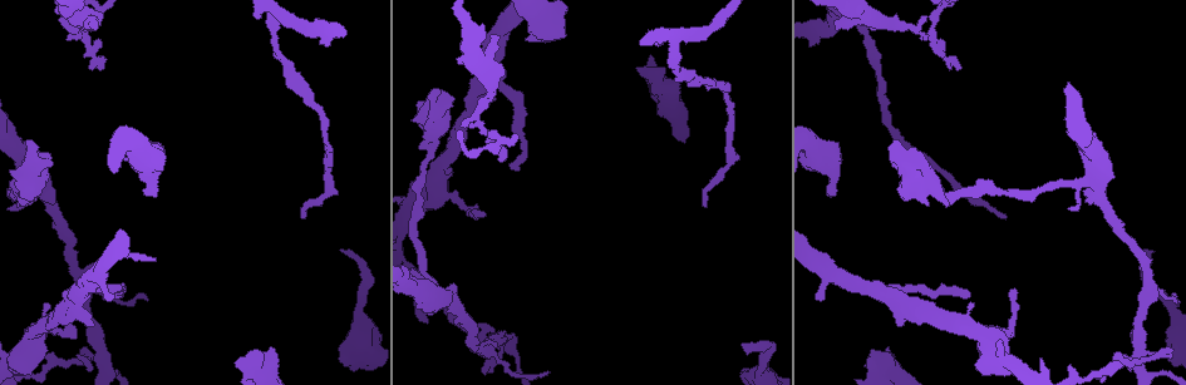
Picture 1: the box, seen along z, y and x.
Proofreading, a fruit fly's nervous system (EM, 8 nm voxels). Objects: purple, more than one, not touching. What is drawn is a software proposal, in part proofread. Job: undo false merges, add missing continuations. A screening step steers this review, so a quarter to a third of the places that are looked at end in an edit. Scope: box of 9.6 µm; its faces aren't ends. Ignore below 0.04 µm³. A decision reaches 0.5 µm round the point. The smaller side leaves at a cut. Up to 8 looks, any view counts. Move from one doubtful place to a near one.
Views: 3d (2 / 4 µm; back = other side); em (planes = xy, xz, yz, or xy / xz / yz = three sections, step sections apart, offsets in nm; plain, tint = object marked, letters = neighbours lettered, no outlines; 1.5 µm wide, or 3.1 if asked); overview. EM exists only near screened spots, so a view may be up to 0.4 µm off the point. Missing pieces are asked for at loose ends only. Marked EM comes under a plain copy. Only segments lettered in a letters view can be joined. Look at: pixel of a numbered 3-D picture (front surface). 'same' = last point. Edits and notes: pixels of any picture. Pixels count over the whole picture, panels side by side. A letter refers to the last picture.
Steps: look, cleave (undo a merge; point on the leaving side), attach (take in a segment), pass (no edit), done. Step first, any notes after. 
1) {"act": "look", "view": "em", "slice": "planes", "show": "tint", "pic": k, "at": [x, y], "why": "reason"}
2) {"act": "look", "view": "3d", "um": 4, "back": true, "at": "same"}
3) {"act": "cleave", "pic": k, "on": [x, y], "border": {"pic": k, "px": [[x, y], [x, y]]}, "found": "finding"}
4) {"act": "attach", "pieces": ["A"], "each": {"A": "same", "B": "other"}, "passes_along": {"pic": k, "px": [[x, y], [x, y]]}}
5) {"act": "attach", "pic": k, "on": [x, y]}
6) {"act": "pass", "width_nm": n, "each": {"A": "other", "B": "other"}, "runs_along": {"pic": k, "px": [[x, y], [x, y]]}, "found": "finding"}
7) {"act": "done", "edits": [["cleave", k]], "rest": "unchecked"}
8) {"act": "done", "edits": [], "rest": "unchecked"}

{"act": "look", "view": "3d", "um": 2, "pic": 1, "at": [1005, 217], "why": "end of a long branch"}

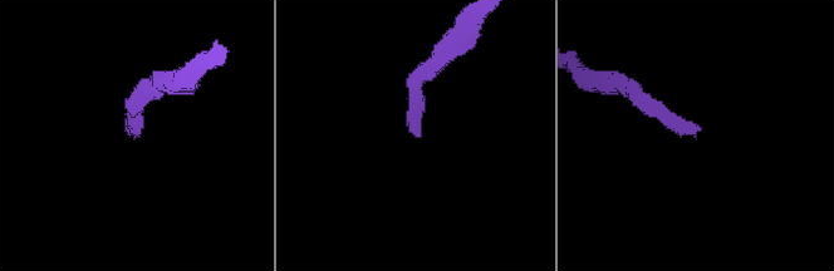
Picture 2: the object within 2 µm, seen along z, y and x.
{"act": "look", "view": "em", "slice": "planes", "show": "tint", "pic": 2, "at": [700, 129]}

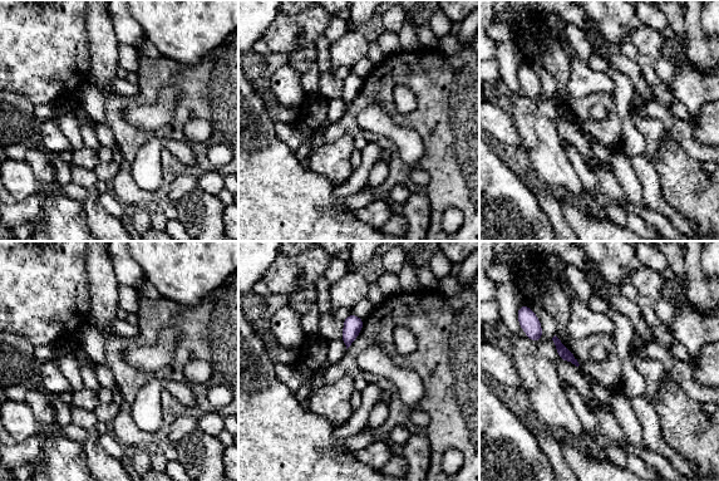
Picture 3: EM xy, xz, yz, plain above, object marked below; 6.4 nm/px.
{"act": "look", "view": "em", "slice": "planes", "show": "letters", "at": "same", "why": "what lies round it"}

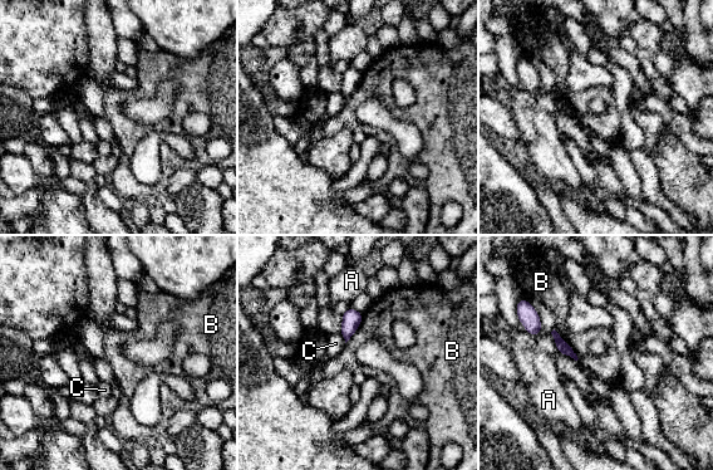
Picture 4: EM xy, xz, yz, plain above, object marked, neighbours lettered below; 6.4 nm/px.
{"act": "pass", "each": {"A": "other", "B": "other", "C": "other"}, "found": "none of them fits"}

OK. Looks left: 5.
{"act": "look", "view": "em", "slice": "xz", "step": 4, "show": "letters", "pic": 1, "at": [747, 352], "why": "an open end"}

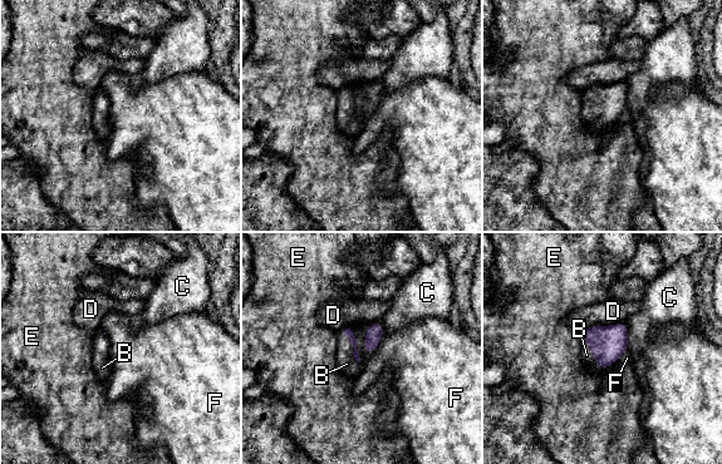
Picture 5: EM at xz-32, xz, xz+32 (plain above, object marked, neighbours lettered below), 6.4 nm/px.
{"act": "attach", "pieces": ["B"], "longest_contact_nm": ["D", 260], "each": {"B": "same", "C": "other", "D": "other", "E": "other", "F": "other"}, "passes_along": {"pic": 5, "px": [[348, 331], [352, 345], [347, 364]]}, "found": "it goes on there"}

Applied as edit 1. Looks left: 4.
{"act": "look", "view": "3d", "um": 2, "pic": 1, "at": [660, 73], "why": "free end"}

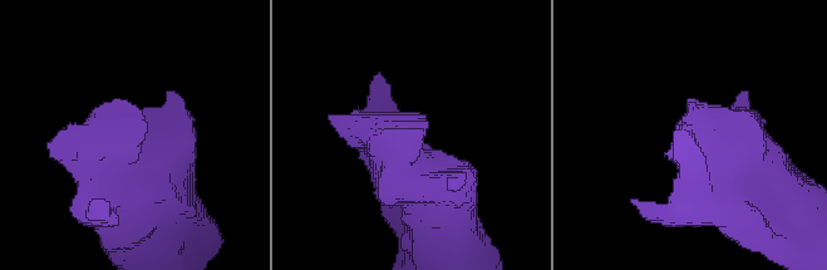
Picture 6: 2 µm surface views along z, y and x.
{"act": "look", "view": "em", "slice": "planes", "show": "letters", "pic": 6, "at": [124, 102], "why": "shape alone is not enough"}

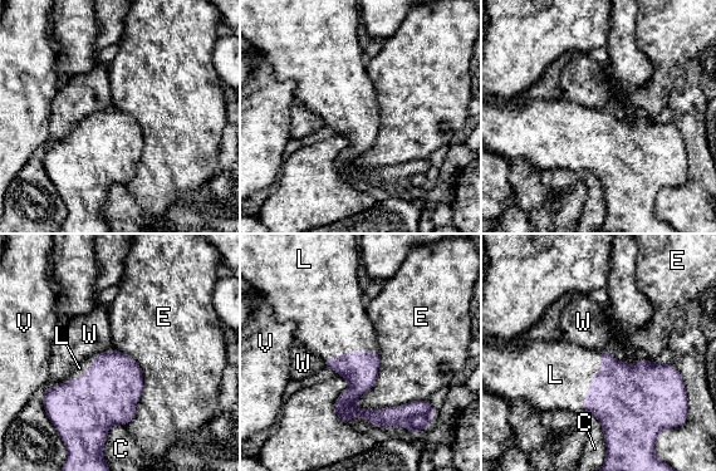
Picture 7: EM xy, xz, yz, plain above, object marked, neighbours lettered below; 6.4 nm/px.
{"act": "attach", "pieces": ["L"], "each": {"C": "other", "E": "other", "L": "same", "V": "other", "W": "other"}, "found": "the cell continues"}

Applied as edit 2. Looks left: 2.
{"act": "done", "edits": [["attach", 5], ["attach", 7]], "rest": "unchecked"}

